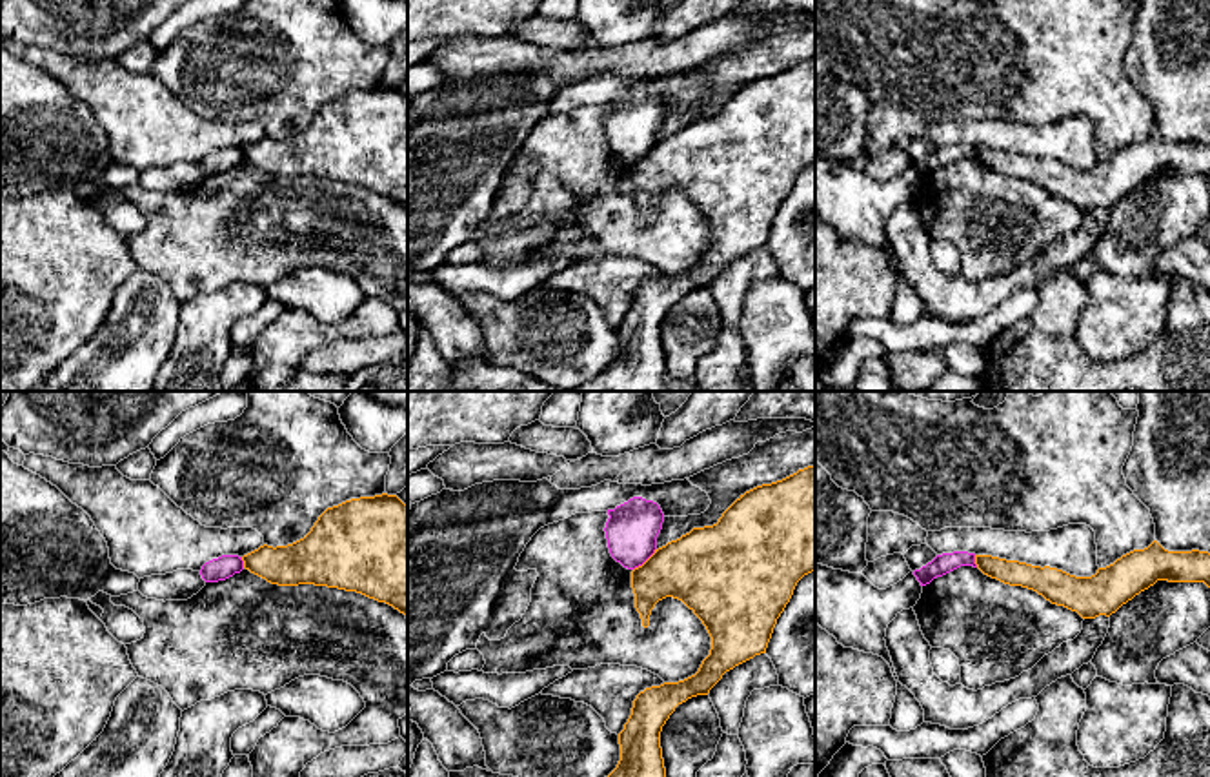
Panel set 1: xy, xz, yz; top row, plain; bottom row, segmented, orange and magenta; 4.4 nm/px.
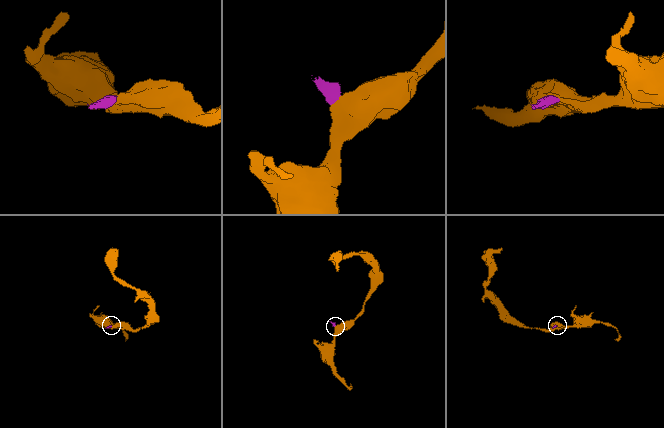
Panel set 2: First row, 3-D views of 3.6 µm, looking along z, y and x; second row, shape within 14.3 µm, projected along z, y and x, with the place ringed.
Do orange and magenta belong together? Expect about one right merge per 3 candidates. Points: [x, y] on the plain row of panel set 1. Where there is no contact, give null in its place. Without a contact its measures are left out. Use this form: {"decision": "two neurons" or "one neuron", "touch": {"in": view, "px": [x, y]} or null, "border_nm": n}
{"decision": "two neurons", "touch": {"in": "xz", "px": [646, 153]}, "border_nm": 140}

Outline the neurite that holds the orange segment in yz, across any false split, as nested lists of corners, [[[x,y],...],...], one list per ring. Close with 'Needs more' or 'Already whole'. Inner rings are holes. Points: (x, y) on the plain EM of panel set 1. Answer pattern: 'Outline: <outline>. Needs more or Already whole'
Outline: [[[1157,133],[1134,142],[1092,169],[1075,169],[1050,158],[1032,158],[992,147],[975,147],[977,160],[1004,177],[1037,184],[1083,211],[1110,209],[1157,173],[1205,175],[1210,180],[1208,144],[1168,144]]]. Already whole

